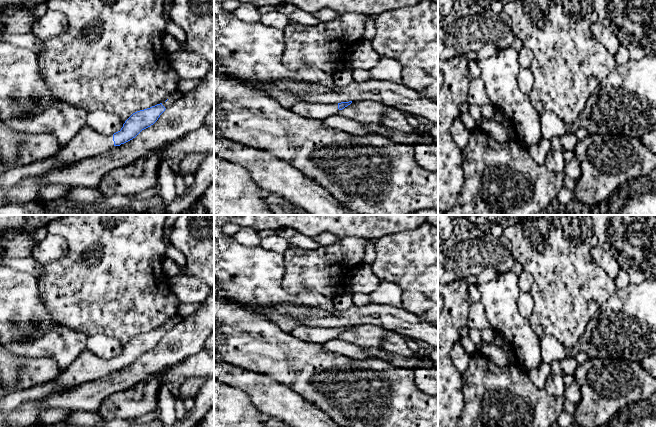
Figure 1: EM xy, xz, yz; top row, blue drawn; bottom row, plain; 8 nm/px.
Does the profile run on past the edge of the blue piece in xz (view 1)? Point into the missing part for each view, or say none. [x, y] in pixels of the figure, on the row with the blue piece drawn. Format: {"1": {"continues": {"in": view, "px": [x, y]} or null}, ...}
{"1": {"continues": {"in": "xz", "px": [318, 111]}}}

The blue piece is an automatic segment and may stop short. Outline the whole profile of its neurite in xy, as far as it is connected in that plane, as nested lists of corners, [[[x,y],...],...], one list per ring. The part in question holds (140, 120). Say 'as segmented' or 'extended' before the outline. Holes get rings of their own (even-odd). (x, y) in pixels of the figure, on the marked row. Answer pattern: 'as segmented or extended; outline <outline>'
extended; outline [[[173,95],[164,103],[133,113],[125,121],[121,130],[110,136],[101,135],[87,125],[55,156],[5,172],[0,176],[0,187],[9,188],[29,176],[44,175],[56,165],[69,165],[88,157],[100,155],[114,146],[120,146],[153,125],[160,115],[179,99],[181,99],[181,95]]]

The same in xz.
extended; outline [[[298,101],[292,106],[291,110],[302,117],[323,121],[329,116],[338,114],[339,110],[344,109],[351,103],[352,101],[341,102],[338,104]]]

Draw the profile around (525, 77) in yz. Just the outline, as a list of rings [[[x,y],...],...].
[[[521,68],[518,74],[518,85],[522,93],[529,95],[533,88],[534,77],[530,68]]]

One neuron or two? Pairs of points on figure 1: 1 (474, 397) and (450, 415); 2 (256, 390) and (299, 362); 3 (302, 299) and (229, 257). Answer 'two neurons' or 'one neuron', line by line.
1: two neurons
2: two neurons
3: one neuron

